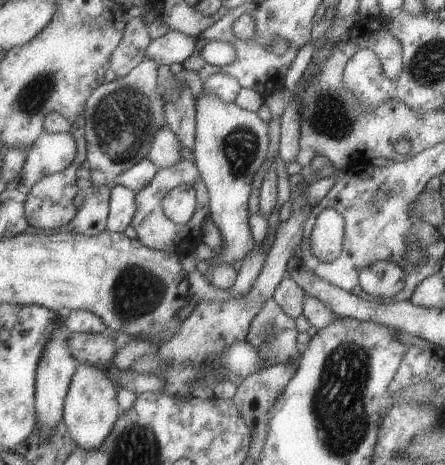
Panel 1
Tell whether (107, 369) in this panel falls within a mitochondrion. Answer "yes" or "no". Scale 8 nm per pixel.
no

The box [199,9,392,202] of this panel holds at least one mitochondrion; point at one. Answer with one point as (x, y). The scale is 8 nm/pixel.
(331, 115)

